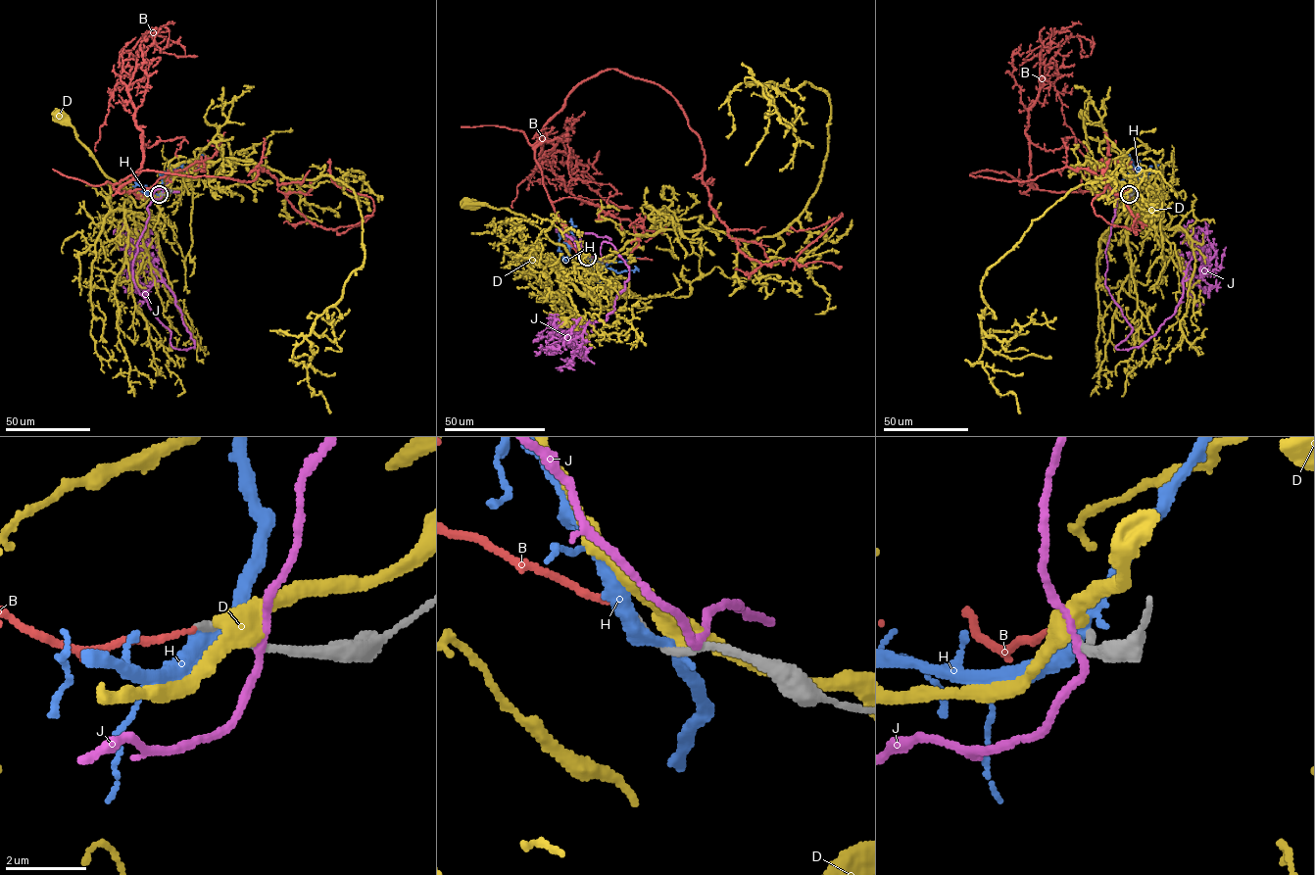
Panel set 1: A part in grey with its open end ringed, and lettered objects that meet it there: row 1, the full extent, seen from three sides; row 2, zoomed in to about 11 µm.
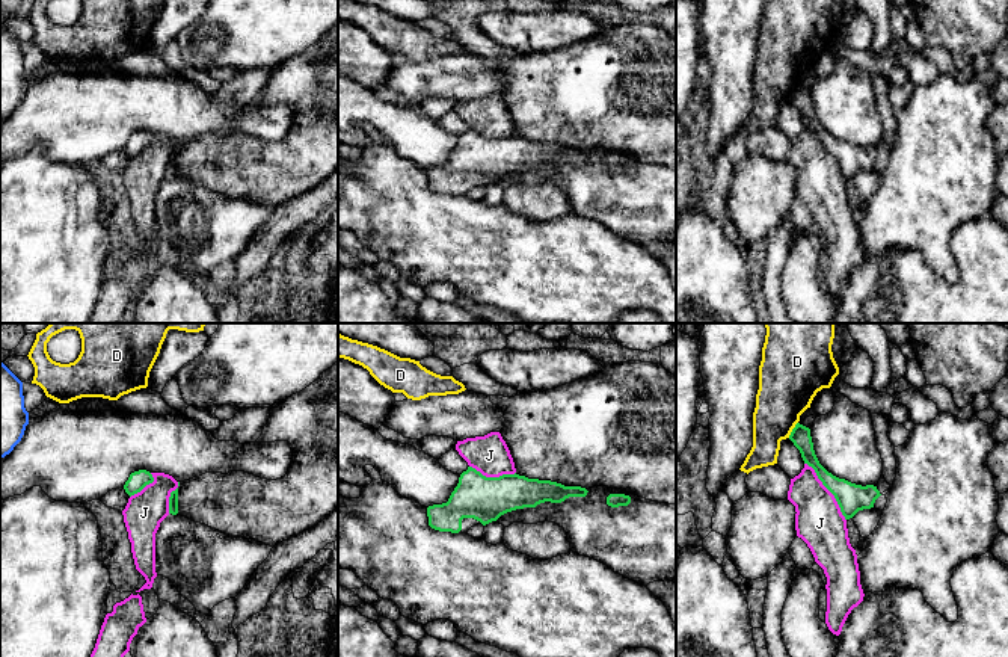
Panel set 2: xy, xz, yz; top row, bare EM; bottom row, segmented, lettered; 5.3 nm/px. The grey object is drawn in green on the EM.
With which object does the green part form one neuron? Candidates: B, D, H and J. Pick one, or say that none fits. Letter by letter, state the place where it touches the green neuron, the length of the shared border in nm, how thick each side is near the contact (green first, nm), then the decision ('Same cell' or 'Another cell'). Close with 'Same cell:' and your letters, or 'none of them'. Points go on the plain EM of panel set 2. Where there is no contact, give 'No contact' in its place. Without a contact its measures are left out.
B: No contact. Same cell
D: Touches green at yz (792, 91). Shared border 100 nm. Thickness 110 nm (green) against 320 nm. Another cell
H: No contact. Another cell
J: Touches green at yz (829, 151). Shared border 380 nm. Thickness 150 nm (green) against 260 nm. Another cell
Same cell: B

